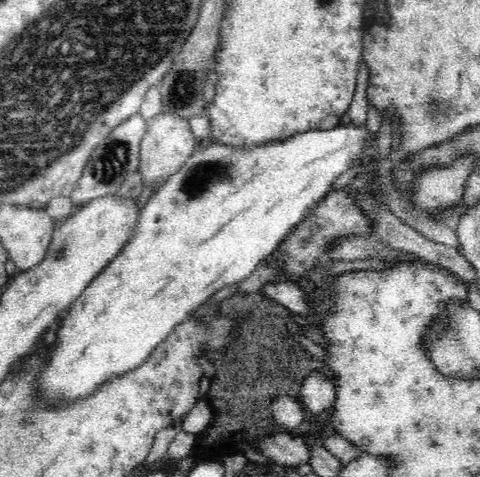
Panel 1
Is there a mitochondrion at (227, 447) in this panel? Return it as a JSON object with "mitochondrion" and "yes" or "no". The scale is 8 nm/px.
{"mitochondrion":"no"}

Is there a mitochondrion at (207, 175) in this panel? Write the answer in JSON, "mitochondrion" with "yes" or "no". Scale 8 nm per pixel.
{"mitochondrion":"yes"}

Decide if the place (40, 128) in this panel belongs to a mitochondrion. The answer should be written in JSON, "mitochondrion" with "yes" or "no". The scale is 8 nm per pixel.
{"mitochondrion":"yes"}

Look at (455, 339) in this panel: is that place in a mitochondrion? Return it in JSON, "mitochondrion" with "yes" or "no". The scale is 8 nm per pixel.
{"mitochondrion":"yes"}

